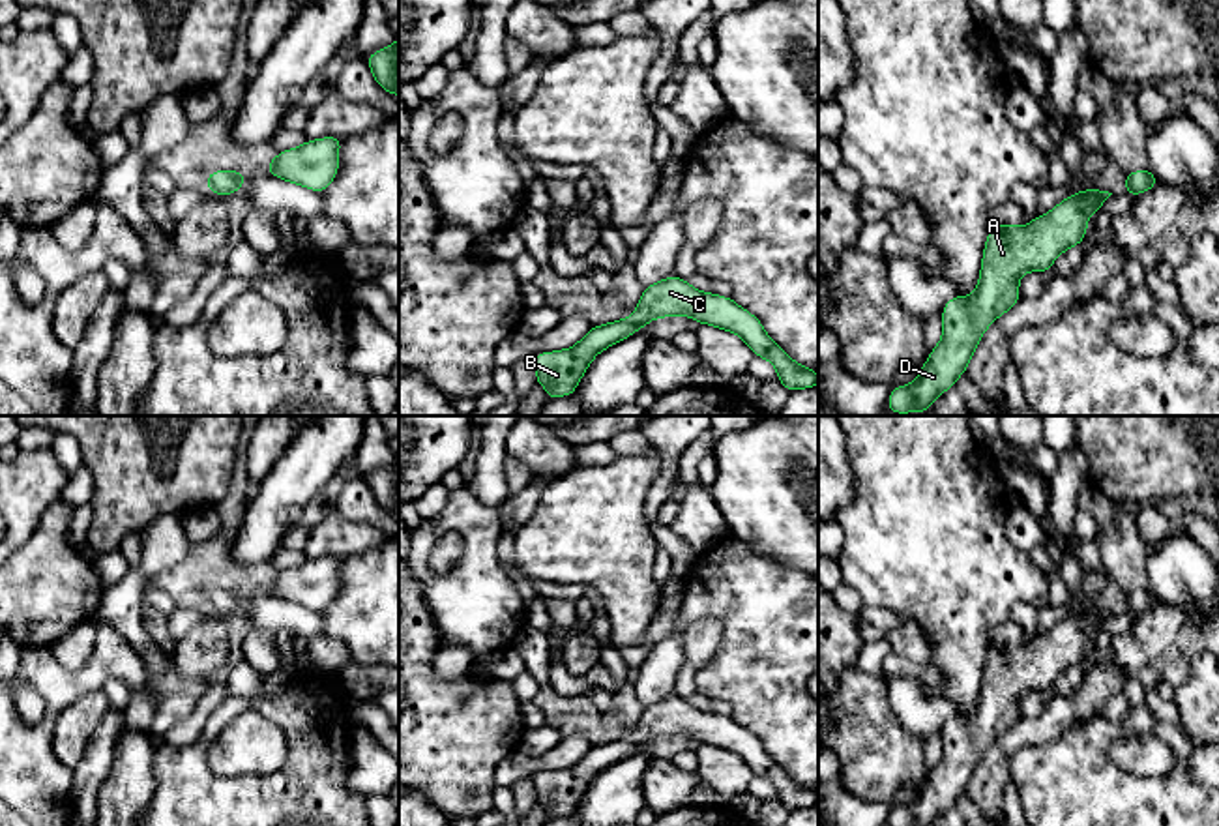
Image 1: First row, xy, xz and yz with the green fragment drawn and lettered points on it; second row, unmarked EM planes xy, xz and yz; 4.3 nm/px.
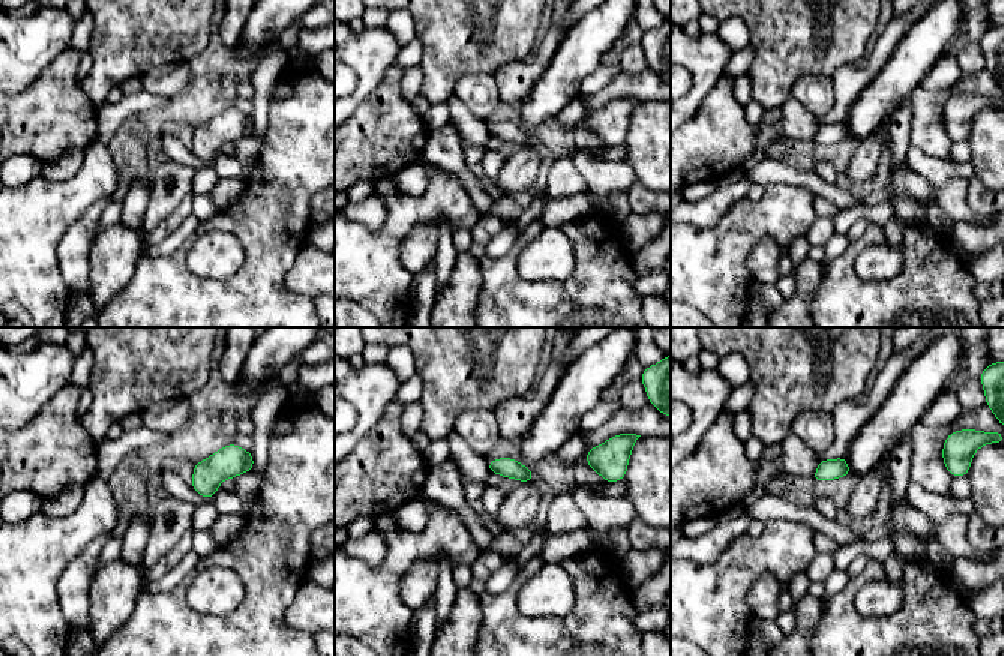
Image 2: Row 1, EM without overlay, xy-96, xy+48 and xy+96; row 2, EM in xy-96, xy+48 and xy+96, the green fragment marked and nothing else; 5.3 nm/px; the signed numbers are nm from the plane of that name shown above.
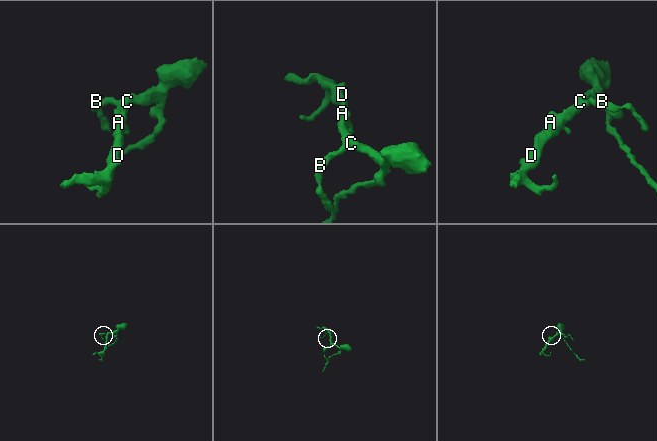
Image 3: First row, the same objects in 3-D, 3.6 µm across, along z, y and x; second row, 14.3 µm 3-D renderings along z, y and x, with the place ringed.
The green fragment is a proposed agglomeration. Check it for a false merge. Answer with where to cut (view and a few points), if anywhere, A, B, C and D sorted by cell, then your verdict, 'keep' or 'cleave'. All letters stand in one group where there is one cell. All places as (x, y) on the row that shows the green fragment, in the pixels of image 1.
no cut | A B C D | keep

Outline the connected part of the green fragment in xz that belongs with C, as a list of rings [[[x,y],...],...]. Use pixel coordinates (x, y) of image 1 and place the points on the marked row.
[[[670,275],[644,288],[635,315],[592,326],[571,348],[534,354],[536,380],[547,390],[547,401],[573,395],[592,360],[605,348],[637,333],[654,318],[683,315],[698,324],[715,326],[742,337],[756,358],[773,363],[777,380],[788,390],[818,386],[813,367],[796,363],[764,332],[762,322],[732,298],[693,288],[685,279]]]

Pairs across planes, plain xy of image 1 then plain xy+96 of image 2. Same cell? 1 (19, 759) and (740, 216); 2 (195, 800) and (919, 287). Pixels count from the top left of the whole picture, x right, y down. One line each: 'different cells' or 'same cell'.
1: same cell
2: same cell

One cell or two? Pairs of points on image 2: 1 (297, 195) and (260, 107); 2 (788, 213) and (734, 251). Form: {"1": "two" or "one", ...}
{"1": "two", "2": "one"}

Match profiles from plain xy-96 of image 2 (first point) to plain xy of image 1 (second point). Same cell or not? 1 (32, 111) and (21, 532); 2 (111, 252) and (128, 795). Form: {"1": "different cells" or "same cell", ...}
{"1": "different cells", "2": "same cell"}

